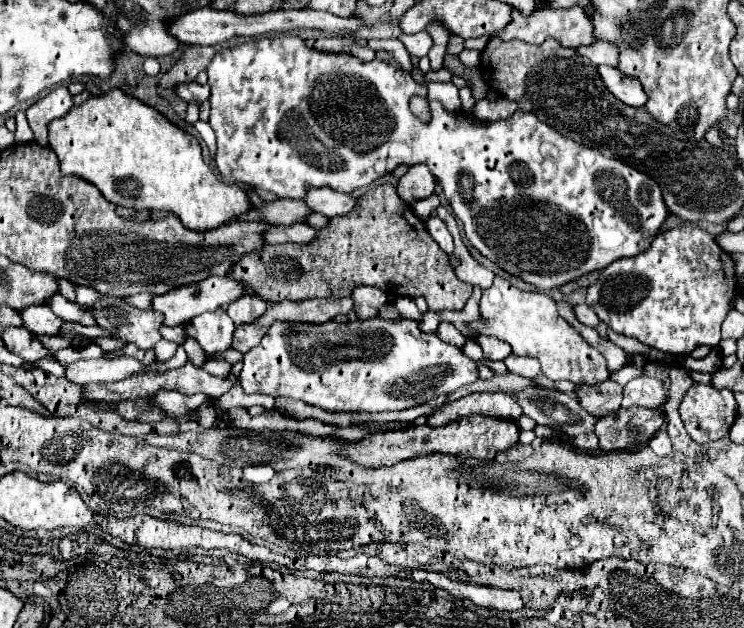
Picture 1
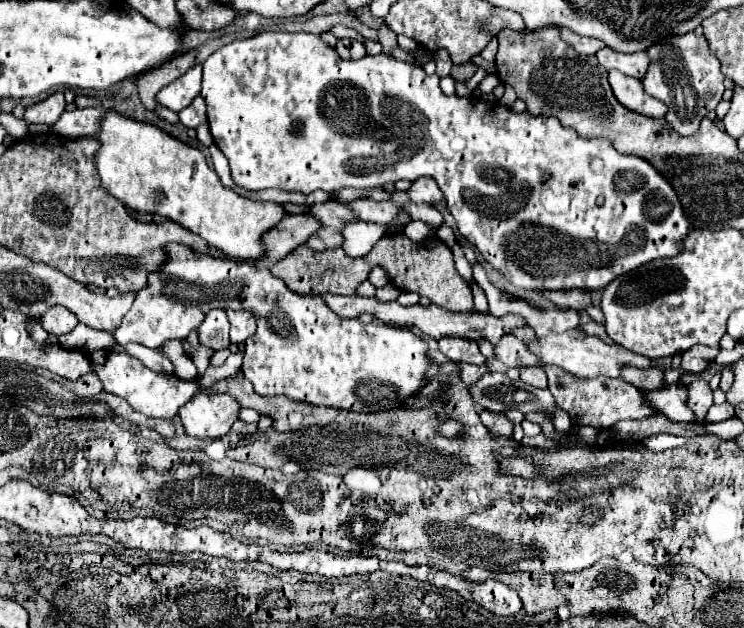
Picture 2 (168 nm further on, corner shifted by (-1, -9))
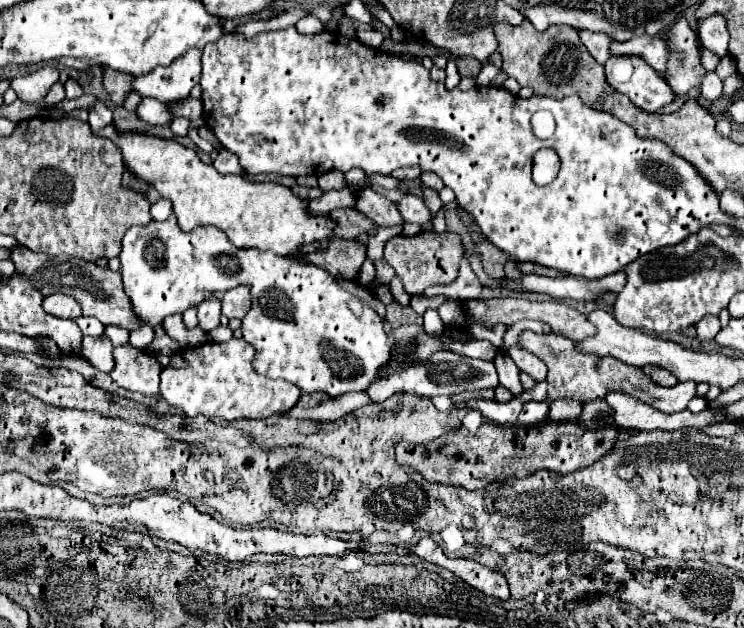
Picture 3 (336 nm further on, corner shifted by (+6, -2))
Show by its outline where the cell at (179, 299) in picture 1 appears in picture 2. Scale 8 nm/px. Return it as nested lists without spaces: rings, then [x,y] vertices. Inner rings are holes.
[[[167,244],[163,246],[165,262],[161,270],[147,274],[147,286],[139,290],[131,310],[123,316],[119,330],[115,330],[115,338],[119,344],[137,342],[147,348],[159,348],[167,340],[181,340],[197,328],[205,314],[215,308],[243,308],[251,310],[257,318],[257,330],[247,340],[243,372],[245,378],[251,380],[253,388],[261,396],[283,394],[287,398],[295,398],[299,402],[309,402],[313,406],[327,408],[343,408],[351,412],[379,412],[399,402],[411,402],[419,392],[425,374],[429,372],[429,356],[427,344],[405,326],[385,326],[385,324],[369,324],[365,326],[359,318],[339,318],[321,296],[301,296],[289,286],[271,274],[269,268],[259,268],[251,262],[239,262],[229,258],[213,258],[207,254],[199,254],[183,244]]]

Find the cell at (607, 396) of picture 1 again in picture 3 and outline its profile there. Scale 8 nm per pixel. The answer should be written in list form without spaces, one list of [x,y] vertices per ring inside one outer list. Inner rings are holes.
[[[522,331],[520,333],[520,349],[526,350],[546,363],[547,367],[547,397],[552,401],[556,399],[578,399],[580,403],[590,403],[596,399],[604,399],[604,395],[608,395],[608,391],[624,391],[624,395],[632,395],[636,399],[640,399],[642,403],[648,403],[650,407],[656,407],[664,413],[676,413],[676,411],[684,411],[686,405],[690,403],[692,397],[696,397],[696,383],[678,383],[670,389],[664,389],[660,385],[656,385],[650,377],[646,377],[642,373],[642,369],[638,367],[630,367],[624,365],[612,357],[594,357],[594,355],[584,355],[574,351],[574,341],[556,335],[556,333],[548,333],[536,335],[532,331]]]

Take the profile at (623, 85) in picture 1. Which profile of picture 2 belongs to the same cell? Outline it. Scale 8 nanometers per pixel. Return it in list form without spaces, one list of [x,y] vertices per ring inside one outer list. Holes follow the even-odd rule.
[[[609,70],[609,84],[613,88],[615,98],[619,98],[619,102],[629,110],[635,110],[637,114],[643,114],[649,118],[659,118],[659,120],[665,118],[667,106],[657,98],[651,98],[645,92],[643,82],[639,78],[621,74],[619,70]]]

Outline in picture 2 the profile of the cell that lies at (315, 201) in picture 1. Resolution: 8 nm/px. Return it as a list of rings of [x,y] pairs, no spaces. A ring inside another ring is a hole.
[[[353,200],[349,202],[351,208],[355,210],[355,214],[359,214],[359,220],[363,222],[377,222],[377,224],[391,224],[399,212],[403,210],[401,206],[397,206],[393,200]]]

